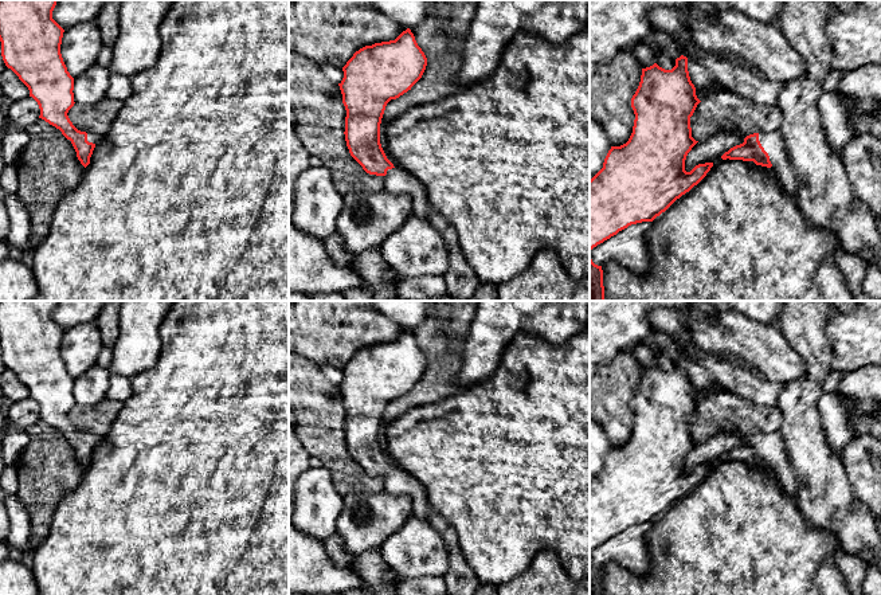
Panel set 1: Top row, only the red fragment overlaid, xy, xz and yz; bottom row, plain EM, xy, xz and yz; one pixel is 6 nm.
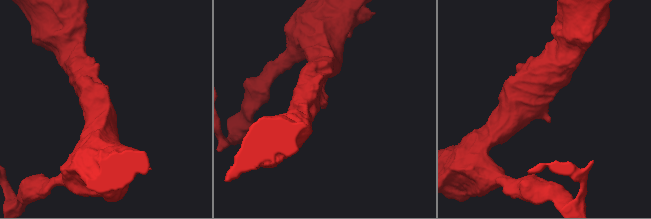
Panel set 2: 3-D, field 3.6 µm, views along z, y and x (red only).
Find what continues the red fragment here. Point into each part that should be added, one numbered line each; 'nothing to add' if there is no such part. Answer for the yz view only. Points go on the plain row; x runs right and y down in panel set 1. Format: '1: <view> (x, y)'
1: yz (772, 443)

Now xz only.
1: xz (396, 481)

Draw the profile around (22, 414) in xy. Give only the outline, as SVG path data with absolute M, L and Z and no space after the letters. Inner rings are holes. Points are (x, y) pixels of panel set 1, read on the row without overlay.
M32 398L11 403L4 422L3 459L5 465L16 465L19 455L30 443L26 430L39 420L39 416L39 406Z

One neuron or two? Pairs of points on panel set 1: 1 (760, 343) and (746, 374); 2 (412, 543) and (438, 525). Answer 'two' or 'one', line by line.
1: two
2: two

